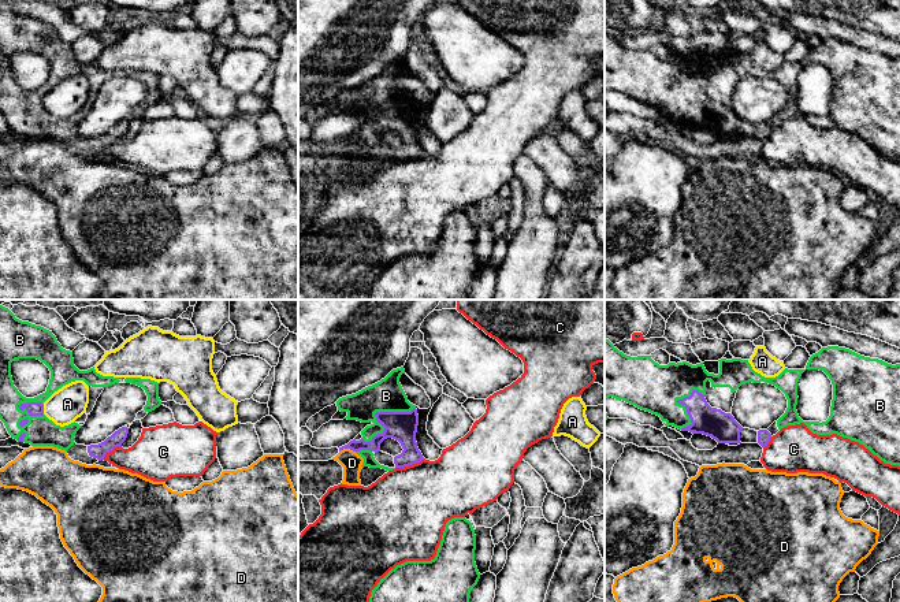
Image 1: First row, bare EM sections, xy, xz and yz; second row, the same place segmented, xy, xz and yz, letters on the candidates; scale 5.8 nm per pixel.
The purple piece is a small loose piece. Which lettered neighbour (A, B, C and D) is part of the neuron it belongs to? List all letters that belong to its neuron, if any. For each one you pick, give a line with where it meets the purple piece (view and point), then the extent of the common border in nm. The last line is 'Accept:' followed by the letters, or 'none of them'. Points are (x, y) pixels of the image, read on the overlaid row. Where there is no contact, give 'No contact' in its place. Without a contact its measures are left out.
B: Touches purple at xz (375, 413). Shared border 380 nm
Accept: B

